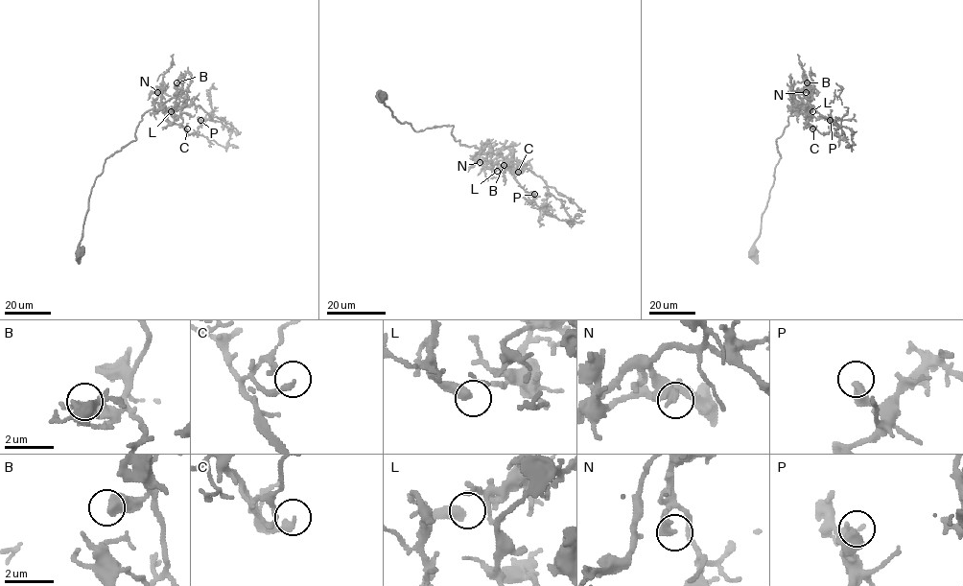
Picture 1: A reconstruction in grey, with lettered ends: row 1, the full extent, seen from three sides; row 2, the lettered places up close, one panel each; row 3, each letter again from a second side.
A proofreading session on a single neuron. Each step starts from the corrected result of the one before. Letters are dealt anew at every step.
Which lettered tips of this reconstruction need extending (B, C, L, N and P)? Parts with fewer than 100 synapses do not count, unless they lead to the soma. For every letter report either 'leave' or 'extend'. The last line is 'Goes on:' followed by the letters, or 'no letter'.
B: leave
C: leave
L: extend
N: leave
P: leave
Goes on: L

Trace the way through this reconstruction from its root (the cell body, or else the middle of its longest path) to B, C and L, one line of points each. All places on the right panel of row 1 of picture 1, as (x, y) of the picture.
B: (753, 252), (781, 158), (776, 140), (792, 109), (798, 107), (798, 113), (810, 105), (807, 82)
C: (753, 252), (781, 158), (776, 140), (787, 125), (792, 109), (798, 107), (798, 113), (804, 107), (812, 128)
L: (753, 252), (781, 158), (776, 140), (787, 125), (792, 109), (798, 107), (796, 113), (812, 111)

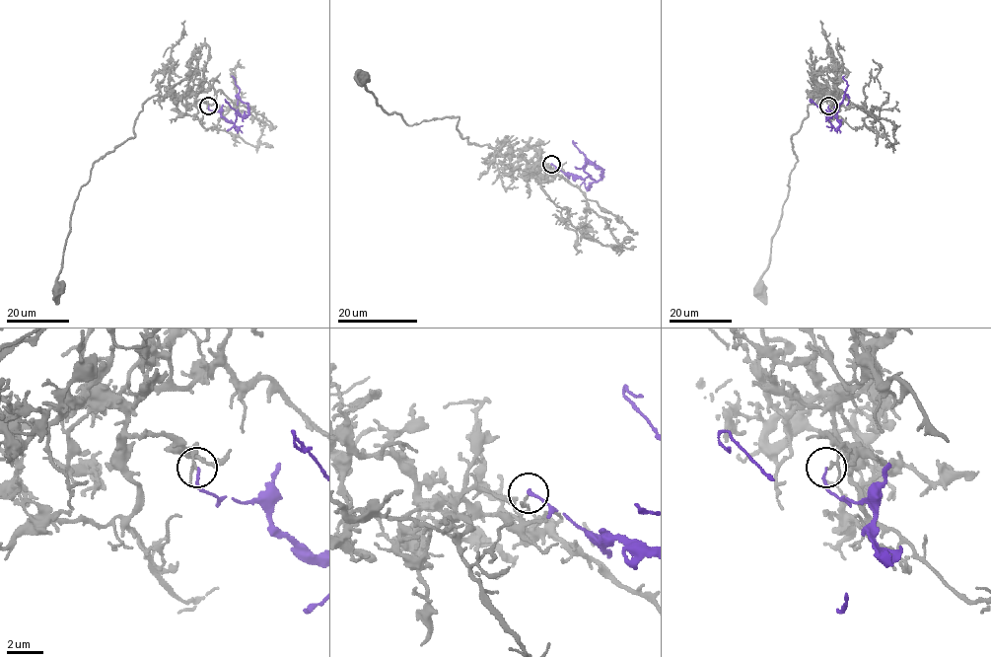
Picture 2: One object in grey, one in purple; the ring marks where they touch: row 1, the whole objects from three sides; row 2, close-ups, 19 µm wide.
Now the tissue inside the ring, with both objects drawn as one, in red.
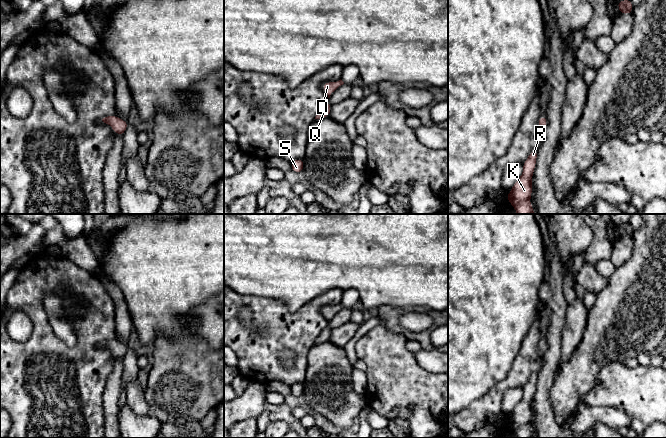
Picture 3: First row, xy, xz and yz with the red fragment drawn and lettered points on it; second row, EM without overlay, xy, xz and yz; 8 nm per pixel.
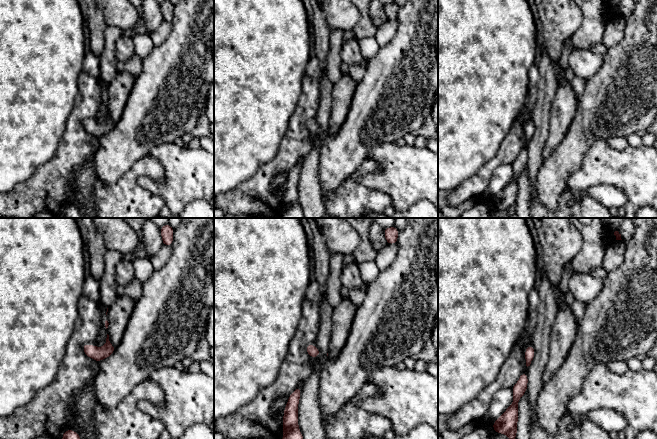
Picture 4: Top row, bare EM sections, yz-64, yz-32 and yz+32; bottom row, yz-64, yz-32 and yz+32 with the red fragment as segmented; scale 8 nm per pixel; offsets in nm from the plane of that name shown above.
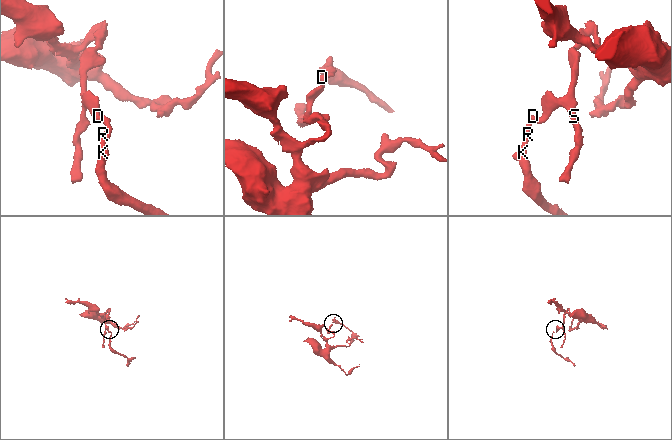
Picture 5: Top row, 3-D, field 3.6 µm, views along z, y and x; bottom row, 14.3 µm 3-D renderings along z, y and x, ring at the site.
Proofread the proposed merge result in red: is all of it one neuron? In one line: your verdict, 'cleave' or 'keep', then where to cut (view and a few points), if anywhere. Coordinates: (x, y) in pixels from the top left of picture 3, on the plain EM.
keep; no cut

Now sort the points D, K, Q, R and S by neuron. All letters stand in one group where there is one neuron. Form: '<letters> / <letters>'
D K Q R S

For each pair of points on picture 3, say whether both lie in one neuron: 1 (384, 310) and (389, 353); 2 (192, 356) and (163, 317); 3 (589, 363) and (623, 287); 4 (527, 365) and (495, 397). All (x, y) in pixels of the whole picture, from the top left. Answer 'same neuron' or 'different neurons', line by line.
1: different neurons
2: different neurons
3: same neuron
4: same neuron

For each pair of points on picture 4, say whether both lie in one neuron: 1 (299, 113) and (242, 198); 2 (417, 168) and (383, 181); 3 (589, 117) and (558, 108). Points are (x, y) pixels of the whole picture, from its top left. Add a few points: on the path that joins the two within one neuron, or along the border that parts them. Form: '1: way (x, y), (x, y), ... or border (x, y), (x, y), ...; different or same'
1: way (297, 134), (297, 143), (263, 177); same
2: way (409, 174), (391, 179); same
3: border (577, 104), (576, 111), (565, 135); different

